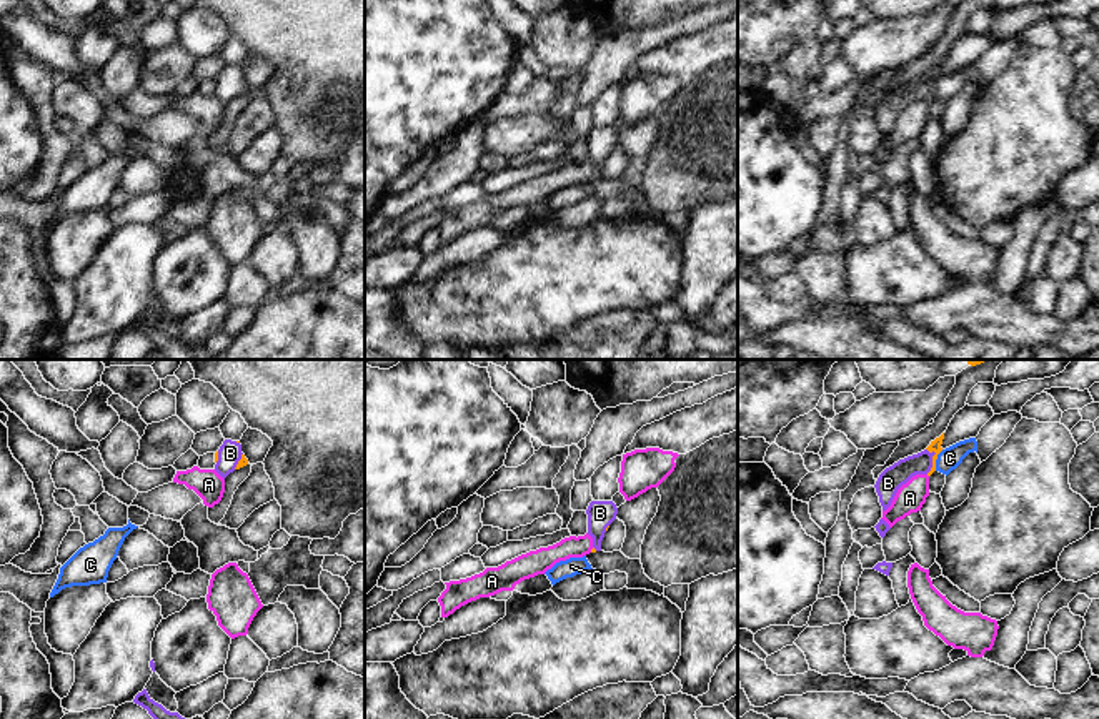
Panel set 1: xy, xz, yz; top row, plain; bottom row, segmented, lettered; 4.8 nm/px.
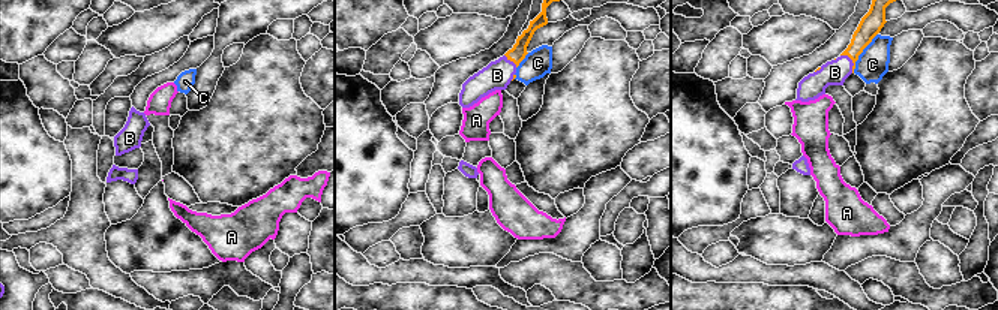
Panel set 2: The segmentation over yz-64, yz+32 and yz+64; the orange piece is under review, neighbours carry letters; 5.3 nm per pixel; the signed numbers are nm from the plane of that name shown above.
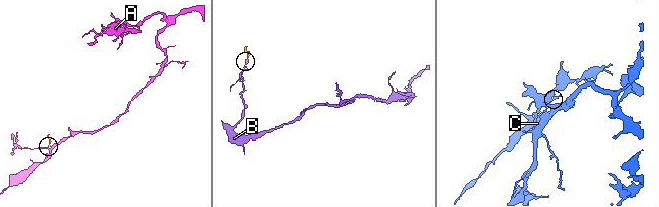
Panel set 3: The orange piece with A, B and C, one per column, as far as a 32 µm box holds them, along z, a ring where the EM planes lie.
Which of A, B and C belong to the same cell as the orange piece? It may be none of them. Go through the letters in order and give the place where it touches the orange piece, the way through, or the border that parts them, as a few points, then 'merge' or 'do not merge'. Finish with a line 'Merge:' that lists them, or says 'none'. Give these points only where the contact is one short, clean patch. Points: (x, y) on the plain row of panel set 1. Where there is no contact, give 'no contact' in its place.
A: xz (591, 177) | along xz (593, 175), (590, 178) | do not merge
B: yz (933, 89) | across yz (934, 72), (933, 89), (911, 92), (888, 110) | merge
C: yz (936, 85) | along yz (943, 77), (938, 82), (934, 97) | do not merge
Merge: B

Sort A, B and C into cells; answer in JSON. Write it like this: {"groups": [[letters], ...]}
{"groups": [["A"], ["B"], ["C"]]}

